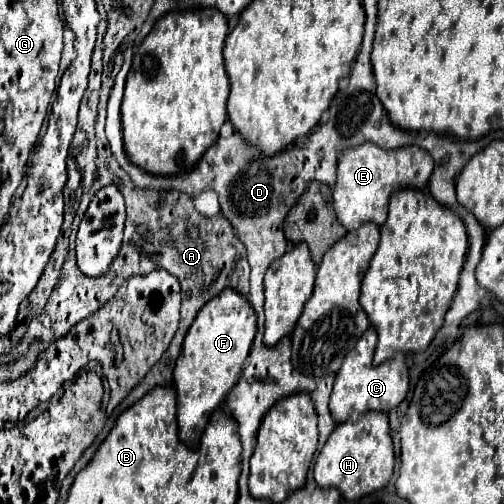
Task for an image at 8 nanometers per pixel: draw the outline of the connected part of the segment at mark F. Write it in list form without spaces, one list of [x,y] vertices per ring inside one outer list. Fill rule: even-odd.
[[[225,290],[217,294],[197,314],[185,336],[183,350],[177,358],[177,366],[173,372],[177,392],[177,420],[185,444],[191,442],[195,434],[205,430],[211,412],[225,400],[229,388],[237,384],[243,362],[251,350],[255,330],[257,316],[253,312],[253,306],[243,294],[237,294],[235,290]]]

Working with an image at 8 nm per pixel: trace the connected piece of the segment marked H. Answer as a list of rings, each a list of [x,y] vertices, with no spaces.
[[[365,412],[357,420],[337,424],[315,462],[315,482],[319,488],[337,488],[343,498],[357,500],[389,484],[395,454],[385,412]]]

